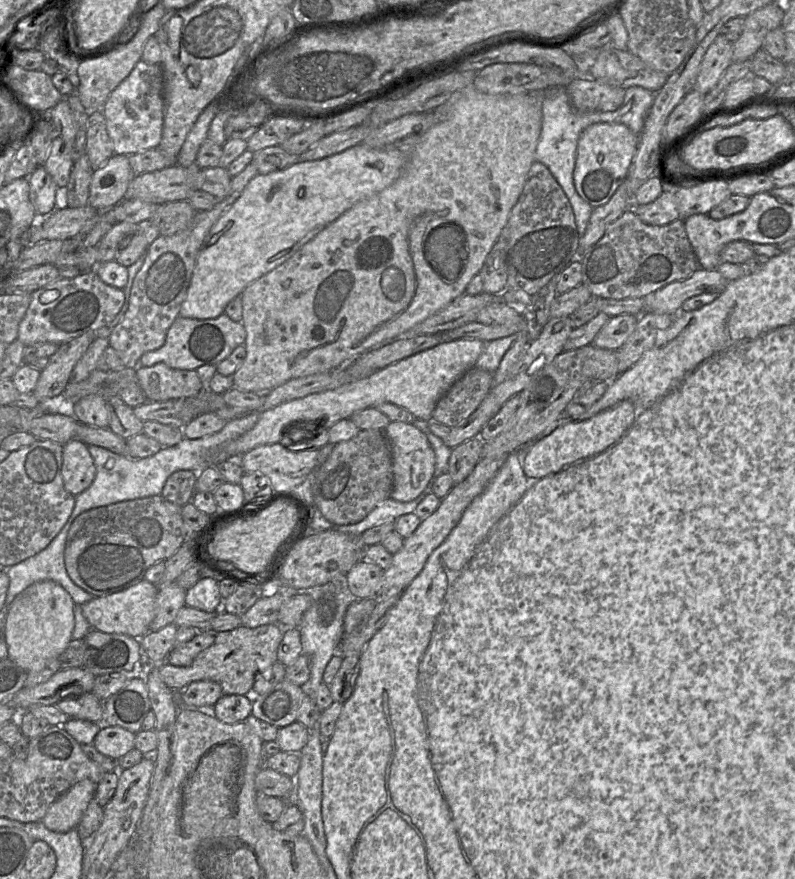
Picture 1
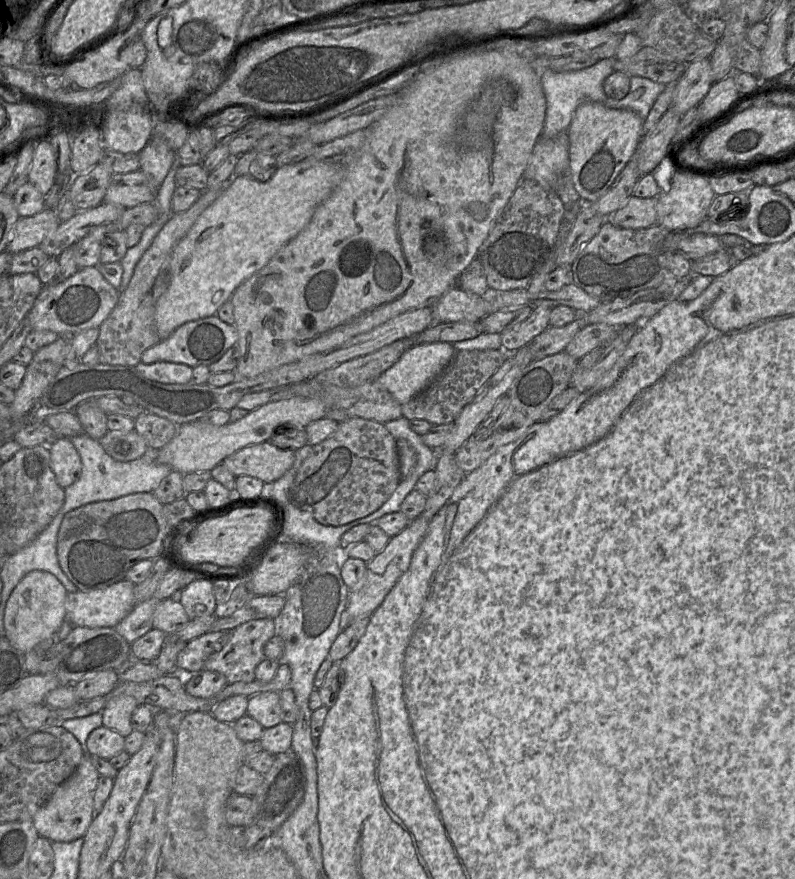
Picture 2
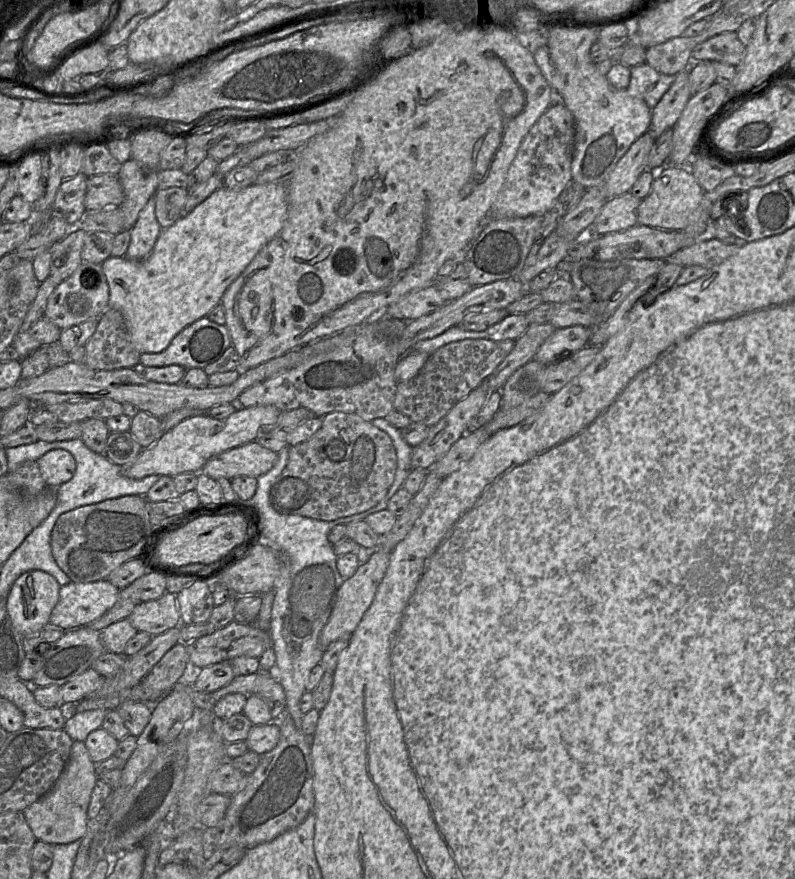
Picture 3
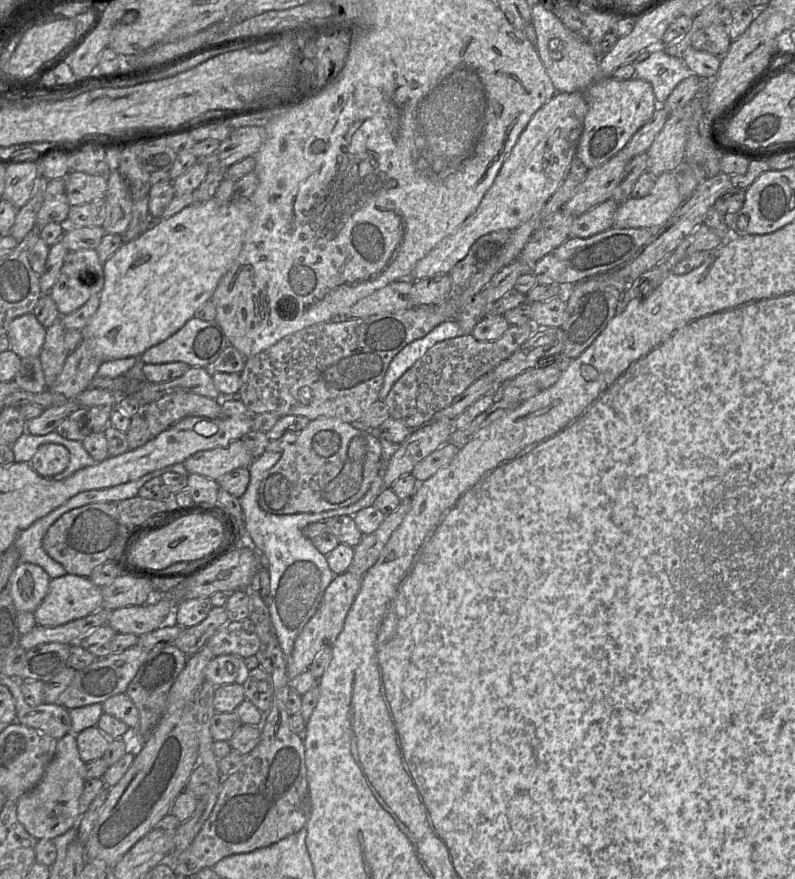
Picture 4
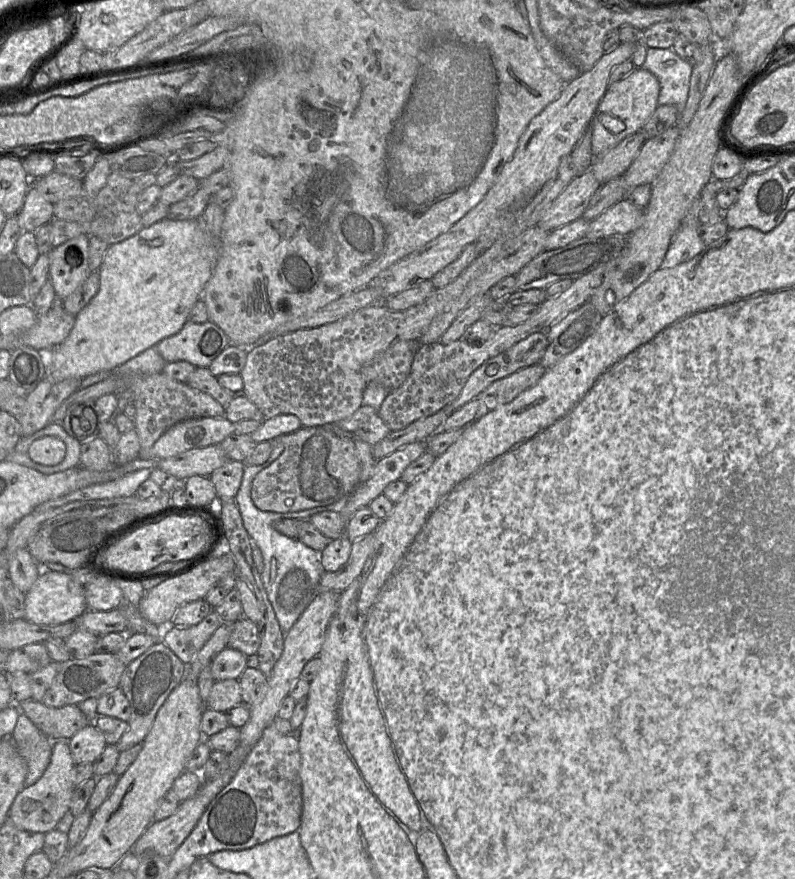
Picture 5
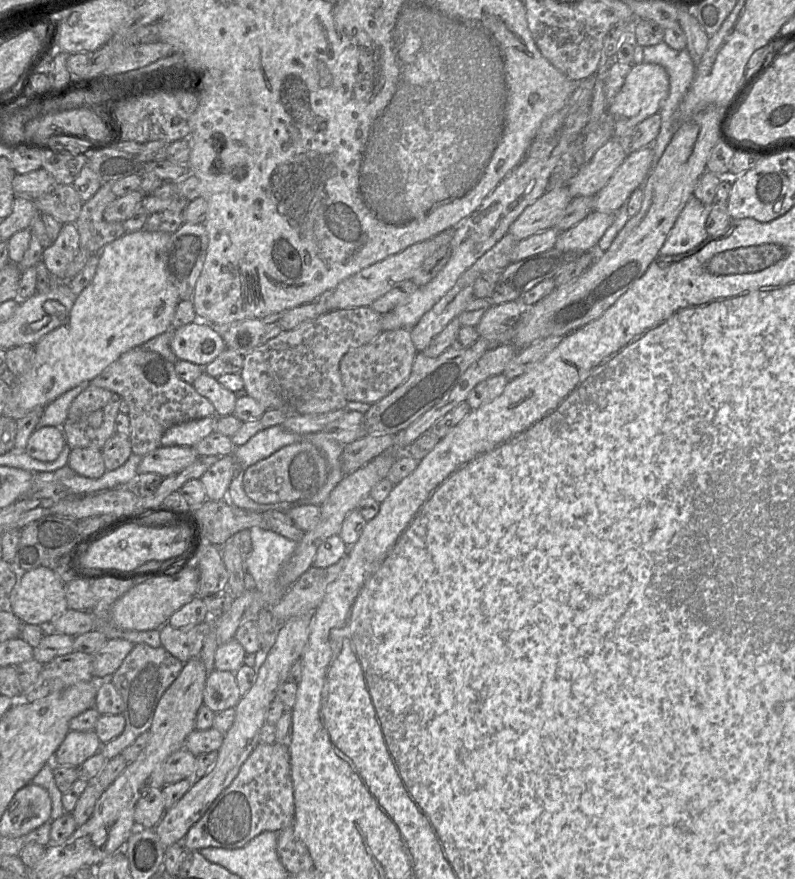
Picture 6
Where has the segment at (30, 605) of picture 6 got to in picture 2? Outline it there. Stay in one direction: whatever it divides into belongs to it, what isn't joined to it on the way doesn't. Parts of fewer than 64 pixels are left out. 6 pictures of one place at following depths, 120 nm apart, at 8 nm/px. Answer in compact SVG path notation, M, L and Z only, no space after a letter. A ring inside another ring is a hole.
M123 580L103 589L68 592L66 621L74 627L114 628L137 605L134 586Z

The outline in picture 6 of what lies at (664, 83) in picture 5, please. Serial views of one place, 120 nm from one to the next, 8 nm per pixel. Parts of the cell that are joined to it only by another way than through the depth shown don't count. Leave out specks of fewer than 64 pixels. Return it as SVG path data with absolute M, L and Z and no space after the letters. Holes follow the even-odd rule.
M664 41L643 47L643 62L662 66L669 76L669 92L660 109L660 132L650 145L654 166L676 132L677 110L692 83L695 65L686 48L675 50Z

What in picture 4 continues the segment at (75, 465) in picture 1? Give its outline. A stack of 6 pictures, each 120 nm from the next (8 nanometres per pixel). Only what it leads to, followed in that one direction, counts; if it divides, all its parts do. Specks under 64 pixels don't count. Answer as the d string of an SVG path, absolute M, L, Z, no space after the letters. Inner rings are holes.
M50 443L38 448L30 464L40 476L50 478L62 473L69 462L69 451L62 445Z

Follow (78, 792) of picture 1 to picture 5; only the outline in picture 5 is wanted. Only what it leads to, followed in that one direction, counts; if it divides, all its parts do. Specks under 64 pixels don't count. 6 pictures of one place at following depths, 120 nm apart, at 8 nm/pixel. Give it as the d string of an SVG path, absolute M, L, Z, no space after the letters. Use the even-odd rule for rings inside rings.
M68 740L54 741L50 764L42 777L35 784L24 786L12 803L8 819L16 828L44 834L56 829L60 819L70 810L72 796L76 788L72 781L74 766Z

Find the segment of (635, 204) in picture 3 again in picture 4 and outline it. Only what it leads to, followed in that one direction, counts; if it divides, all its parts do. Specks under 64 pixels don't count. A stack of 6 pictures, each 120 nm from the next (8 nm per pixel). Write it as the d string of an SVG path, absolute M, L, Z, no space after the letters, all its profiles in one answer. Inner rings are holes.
M609 199L576 217L569 238L588 238L613 227L614 214L619 204Z

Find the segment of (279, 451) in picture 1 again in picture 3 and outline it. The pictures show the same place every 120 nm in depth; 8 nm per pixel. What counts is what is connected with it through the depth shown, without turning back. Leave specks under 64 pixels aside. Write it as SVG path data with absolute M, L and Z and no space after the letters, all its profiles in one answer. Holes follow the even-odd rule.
M253 441L211 457L201 473L214 480L237 476L258 478L272 469L277 457L276 452Z

